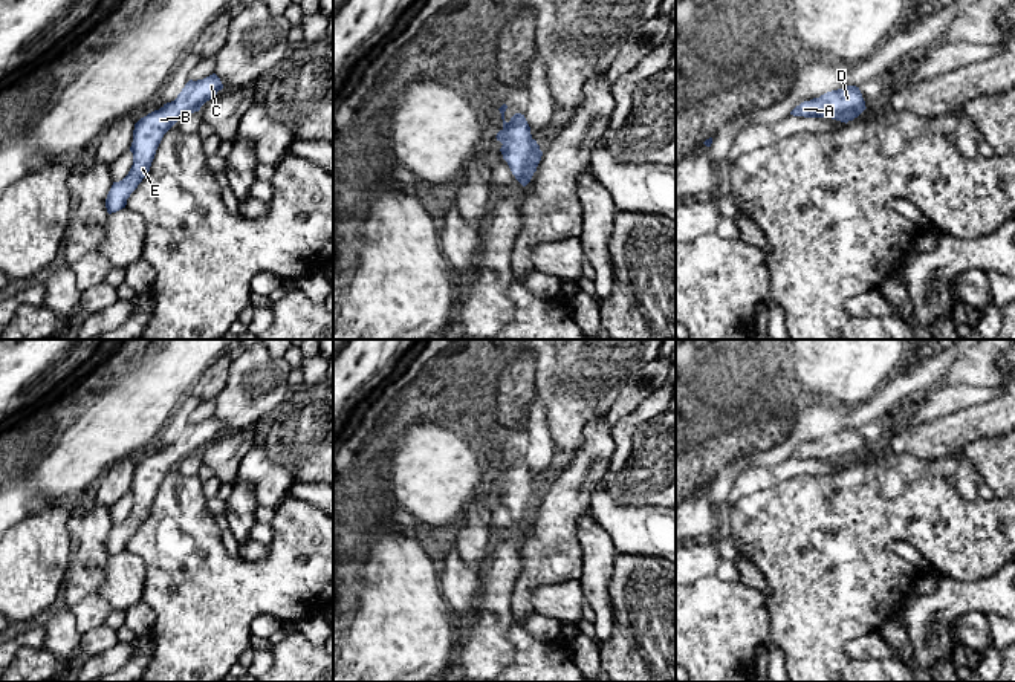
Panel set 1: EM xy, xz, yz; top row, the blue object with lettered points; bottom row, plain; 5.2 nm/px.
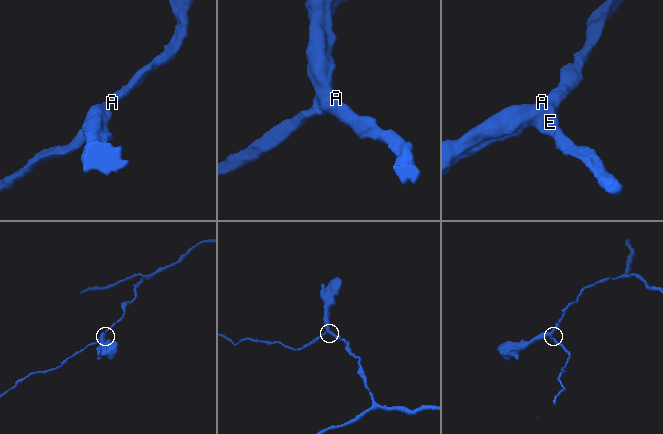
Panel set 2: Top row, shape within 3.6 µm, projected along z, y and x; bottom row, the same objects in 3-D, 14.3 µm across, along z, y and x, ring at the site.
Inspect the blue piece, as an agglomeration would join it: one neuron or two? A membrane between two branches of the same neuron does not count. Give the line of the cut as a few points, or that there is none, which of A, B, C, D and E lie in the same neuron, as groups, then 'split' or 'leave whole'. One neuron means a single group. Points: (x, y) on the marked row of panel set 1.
cut none; groups A B C D E; leave whole

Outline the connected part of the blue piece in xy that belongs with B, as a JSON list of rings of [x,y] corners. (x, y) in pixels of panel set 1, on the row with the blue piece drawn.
[[[216,73],[197,81],[190,80],[174,101],[164,104],[159,110],[148,113],[135,124],[130,147],[133,165],[122,180],[113,182],[105,199],[109,214],[125,208],[130,194],[148,174],[164,135],[180,118],[199,112],[222,89],[223,84]]]

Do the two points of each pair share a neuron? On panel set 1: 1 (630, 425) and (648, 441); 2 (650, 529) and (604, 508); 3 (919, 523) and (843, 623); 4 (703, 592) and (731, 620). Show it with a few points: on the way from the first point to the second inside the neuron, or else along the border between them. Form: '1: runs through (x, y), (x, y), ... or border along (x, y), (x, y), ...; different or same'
1: border along (659, 412), (635, 431), (632, 451), (624, 464); different
2: runs through (639, 529), (633, 529), (615, 519); same
3: runs through (890, 534), (843, 581), (843, 594); same
4: runs through (710, 598), (725, 613); same

